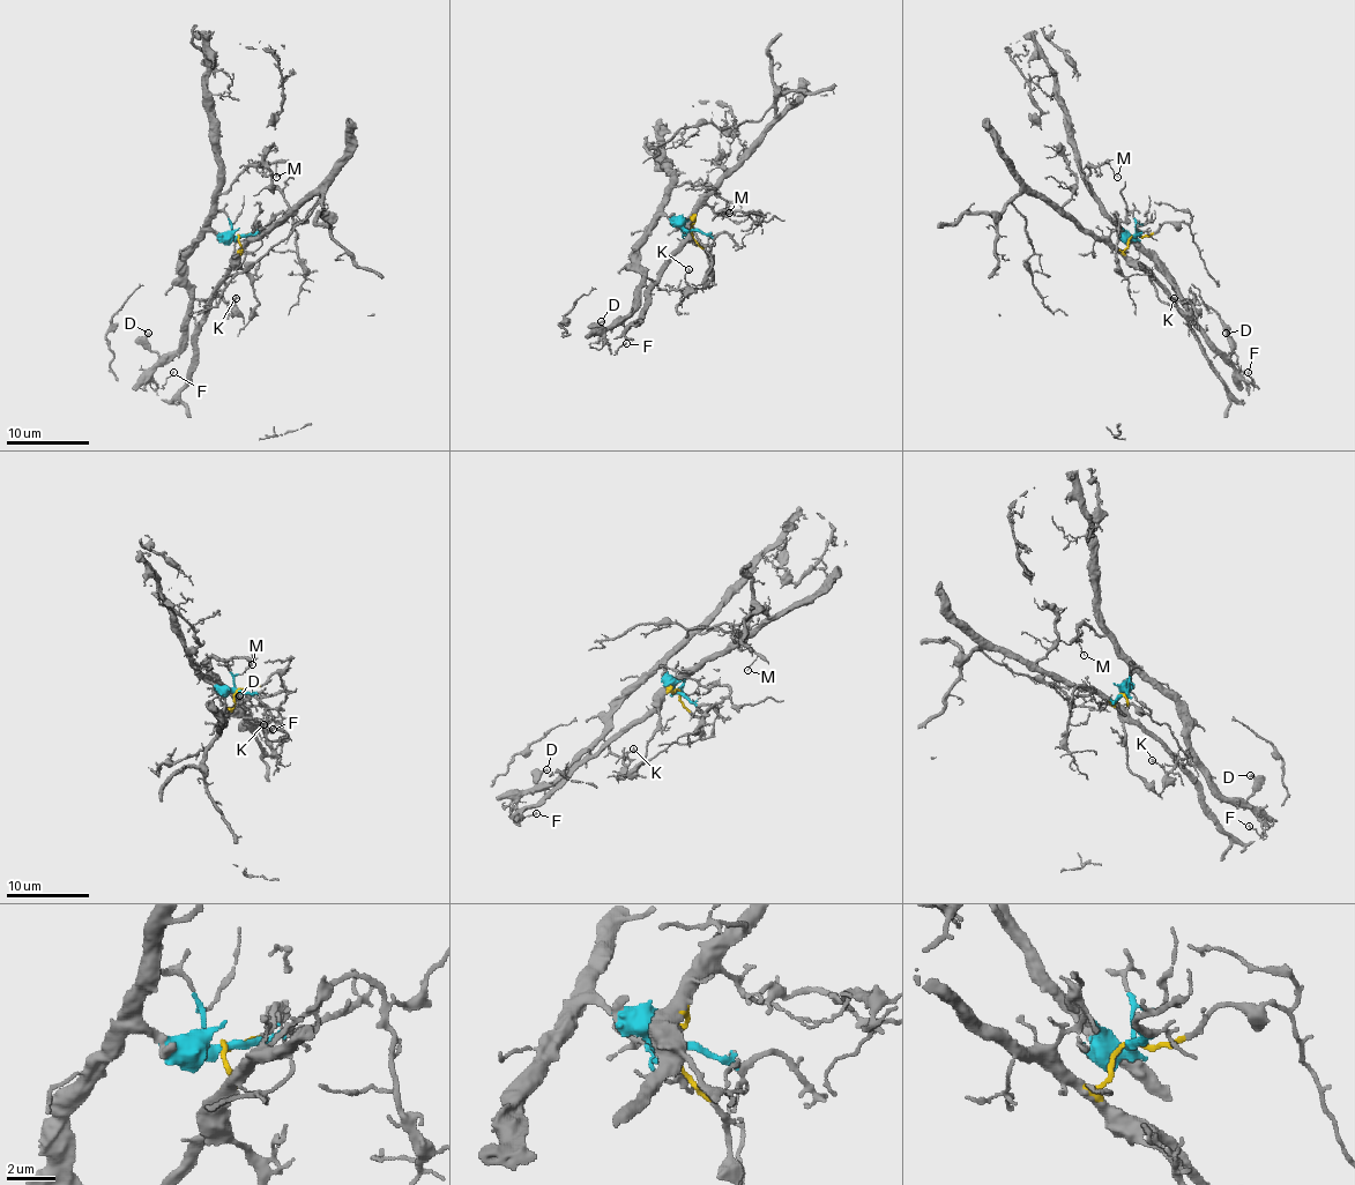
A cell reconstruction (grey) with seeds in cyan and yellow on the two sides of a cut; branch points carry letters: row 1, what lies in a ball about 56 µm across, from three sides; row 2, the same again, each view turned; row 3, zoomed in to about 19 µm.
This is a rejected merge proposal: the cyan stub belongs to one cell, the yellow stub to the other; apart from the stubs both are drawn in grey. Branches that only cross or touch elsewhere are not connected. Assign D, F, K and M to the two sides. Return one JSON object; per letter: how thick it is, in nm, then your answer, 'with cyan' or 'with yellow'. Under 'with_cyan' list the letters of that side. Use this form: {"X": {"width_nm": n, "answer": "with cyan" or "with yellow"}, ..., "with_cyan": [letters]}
{"D": {"width_nm": 240, "answer": "with cyan"}, "F": {"width_nm": 110, "answer": "with cyan"}, "K": {"width_nm": 130, "answer": "with cyan"}, "M": {"width_nm": 80, "answer": "with cyan"}, "with_cyan": ["D", "F", "K", "M"]}

